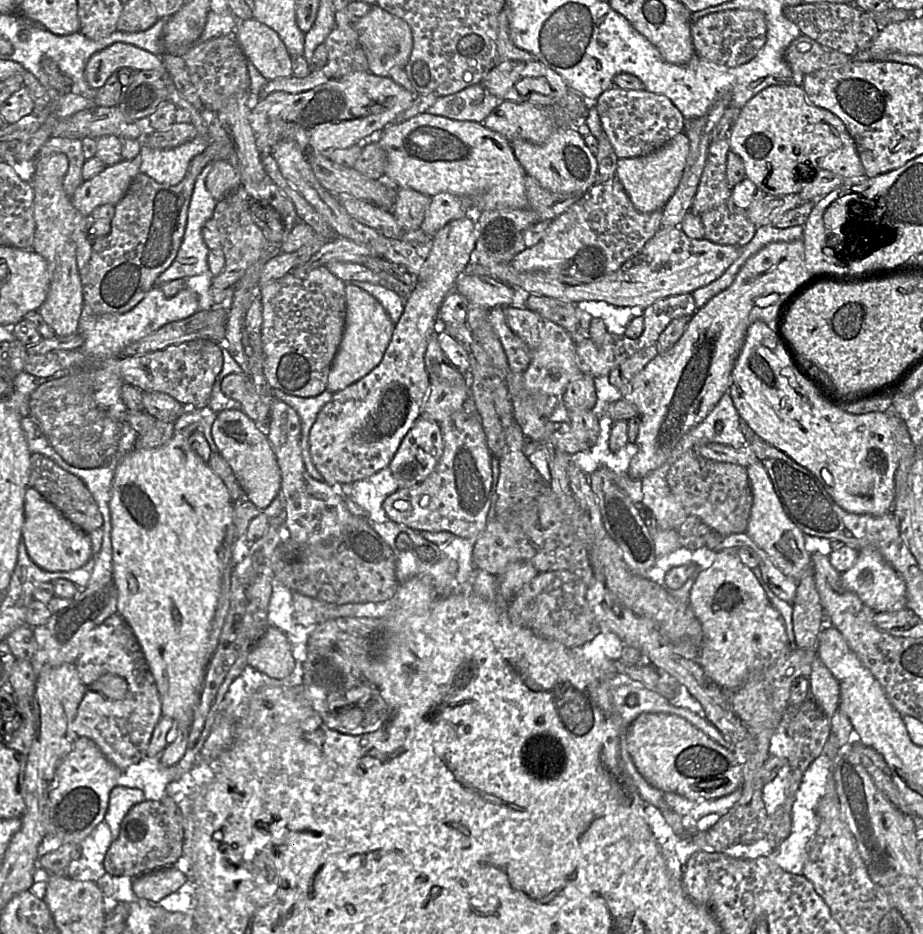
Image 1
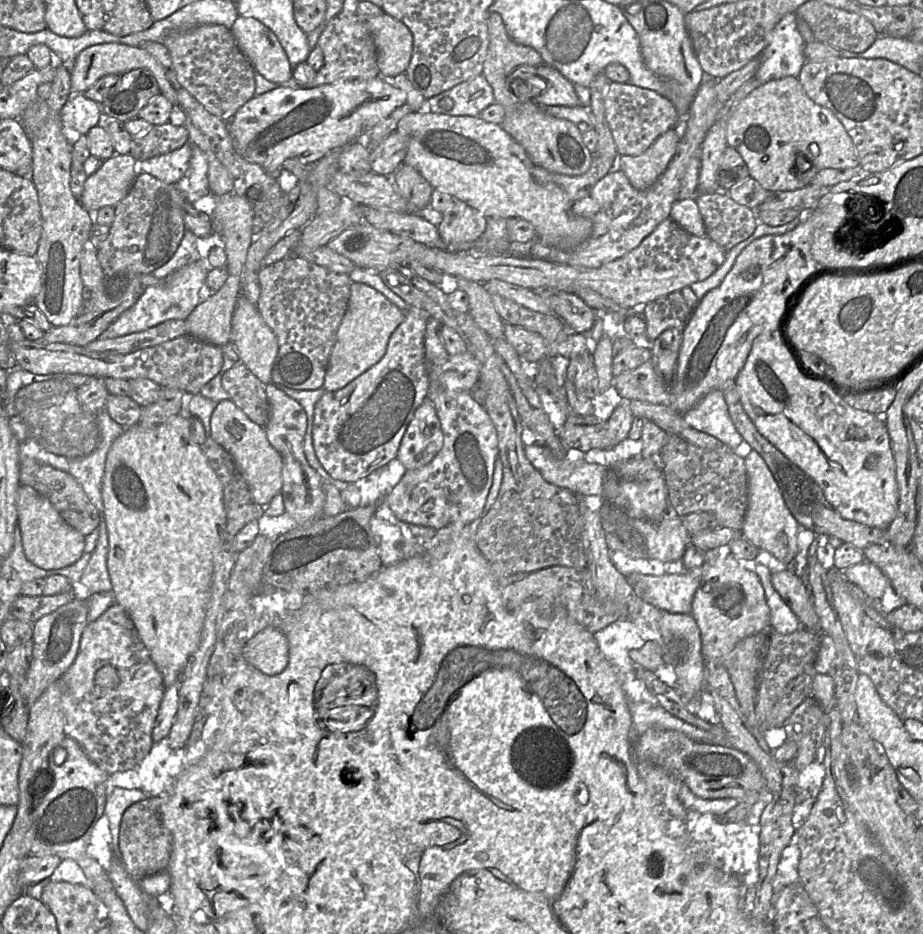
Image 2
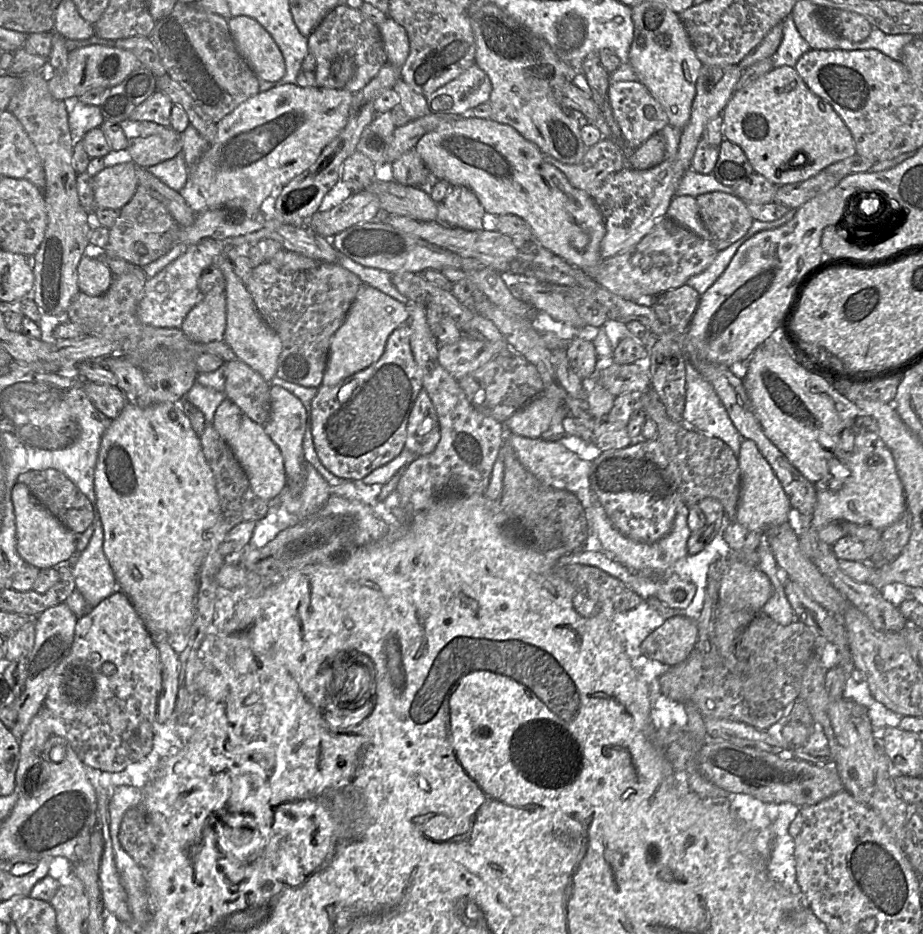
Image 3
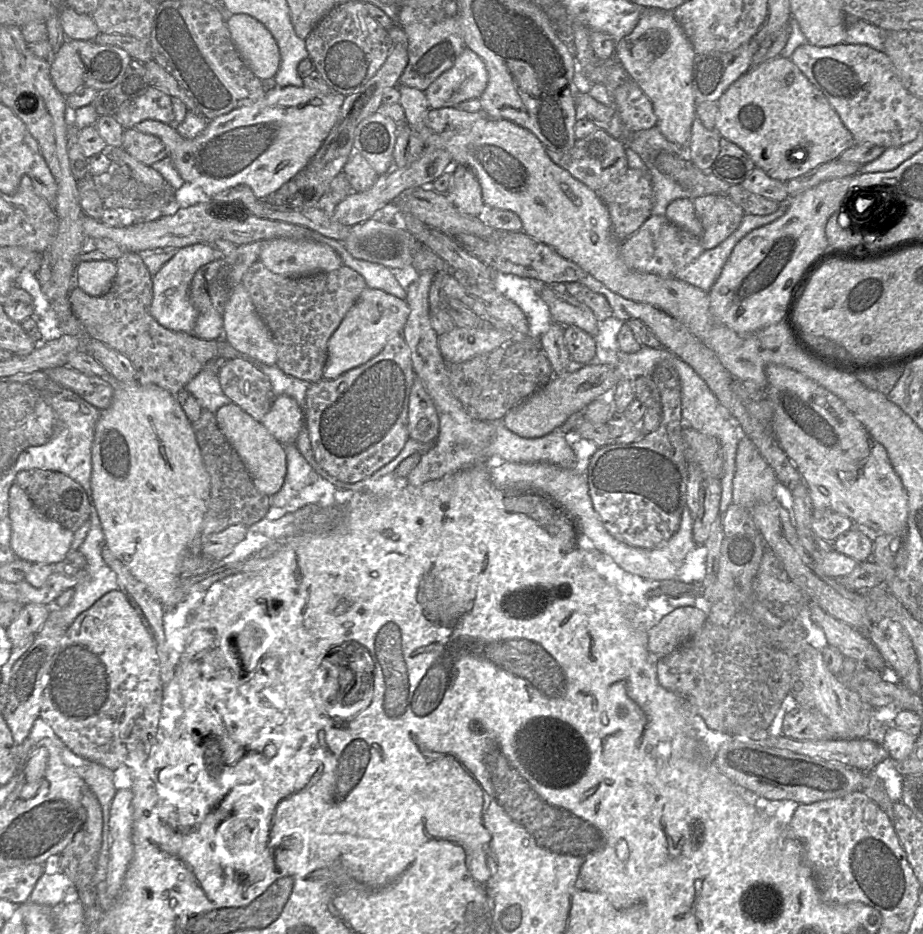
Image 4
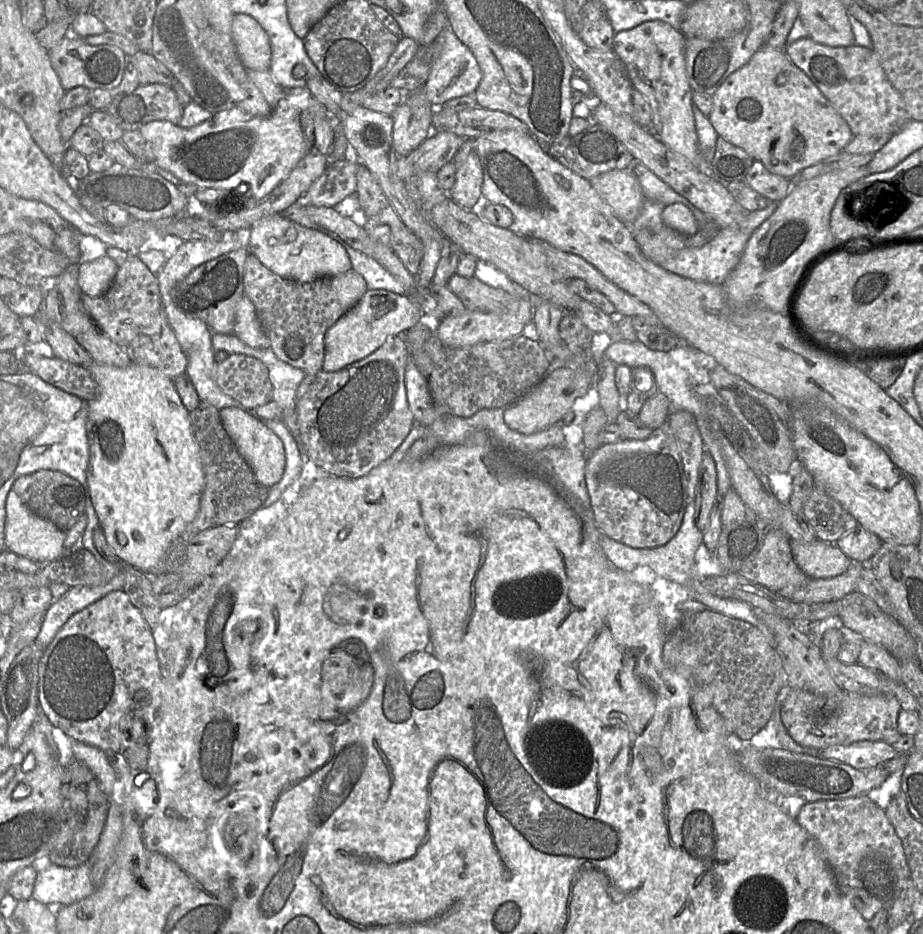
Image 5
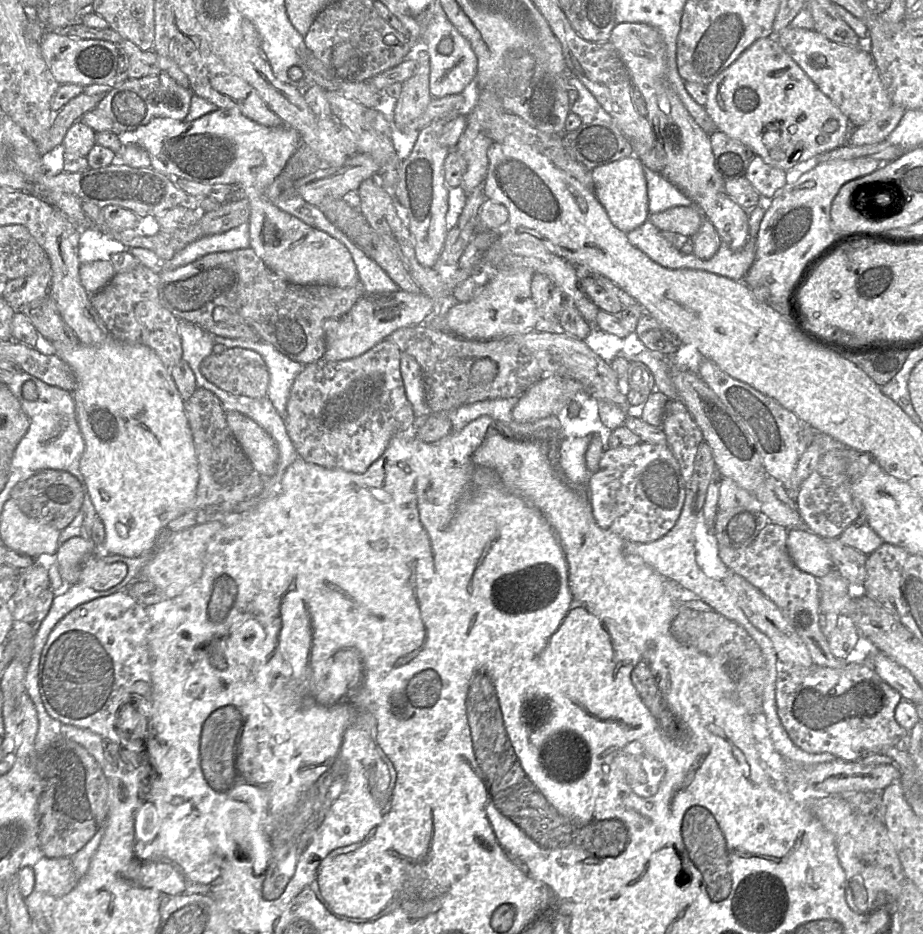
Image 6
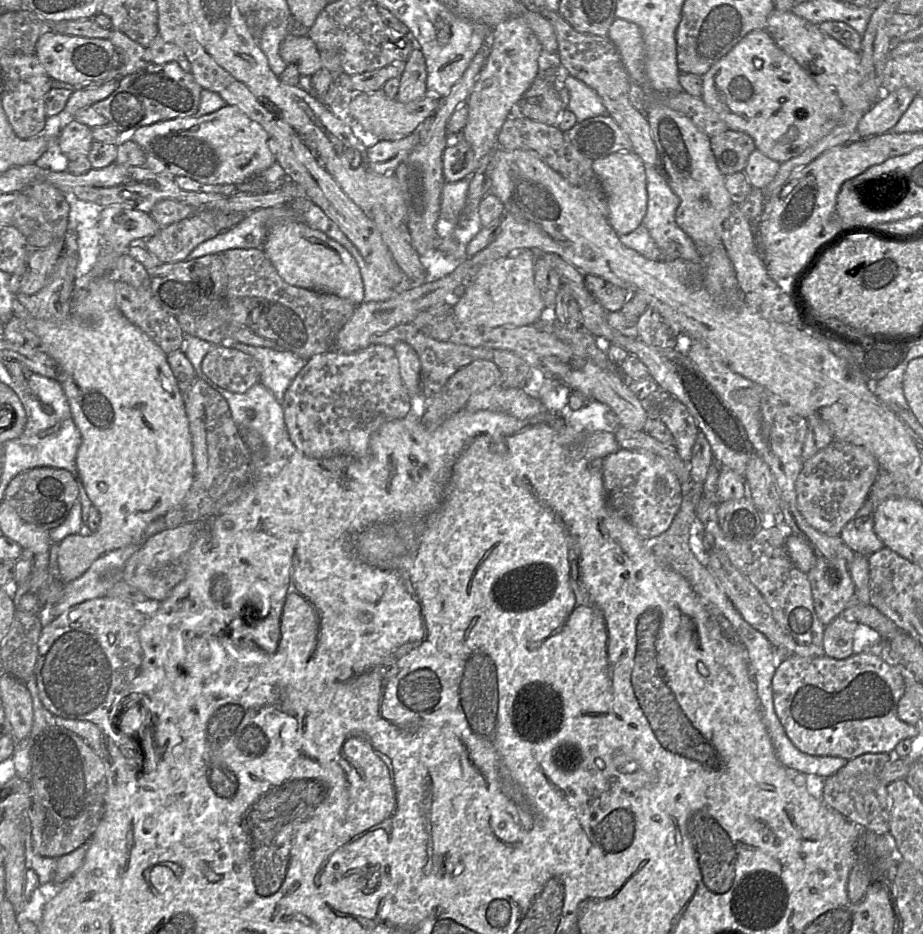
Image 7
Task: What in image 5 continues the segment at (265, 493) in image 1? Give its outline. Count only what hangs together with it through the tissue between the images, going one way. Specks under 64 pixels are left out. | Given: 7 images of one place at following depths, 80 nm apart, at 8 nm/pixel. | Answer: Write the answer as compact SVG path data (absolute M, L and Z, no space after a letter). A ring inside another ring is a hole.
M241 407L221 409L220 418L226 432L251 468L257 481L266 488L278 483L283 476L286 463L284 446L279 437L253 412Z

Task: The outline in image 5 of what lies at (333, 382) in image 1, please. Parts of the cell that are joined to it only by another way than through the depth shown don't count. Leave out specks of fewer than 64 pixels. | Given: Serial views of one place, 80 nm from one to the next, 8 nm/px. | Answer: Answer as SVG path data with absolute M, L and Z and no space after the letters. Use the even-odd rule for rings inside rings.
M385 289L367 290L361 299L326 332L322 369L333 372L361 360L377 350L389 337L403 335L422 316L419 305L405 294Z

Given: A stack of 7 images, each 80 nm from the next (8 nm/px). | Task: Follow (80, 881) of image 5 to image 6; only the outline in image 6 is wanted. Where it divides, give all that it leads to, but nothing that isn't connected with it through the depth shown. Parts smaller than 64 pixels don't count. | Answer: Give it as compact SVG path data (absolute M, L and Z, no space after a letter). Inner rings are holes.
M43 856L34 866L34 890L55 898L68 894L77 884L70 858L48 858Z

